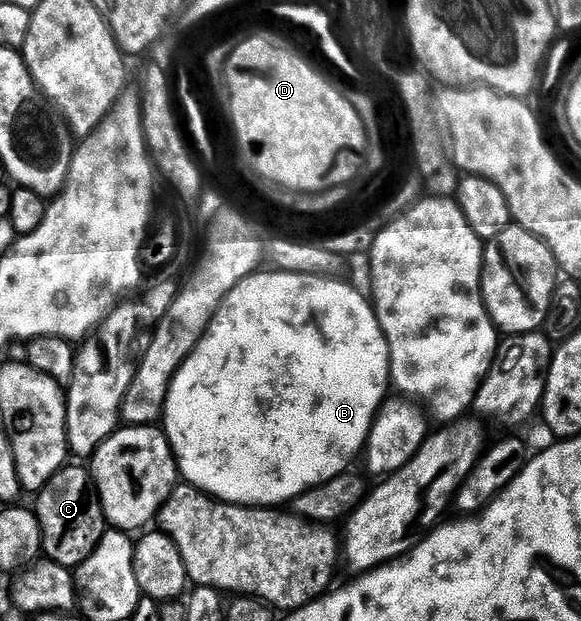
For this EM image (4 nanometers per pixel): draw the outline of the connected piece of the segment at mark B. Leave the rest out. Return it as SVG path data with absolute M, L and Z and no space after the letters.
M266 269L260 270L258 273L251 275L247 279L243 279L231 292L225 297L225 301L220 305L219 312L211 318L211 324L207 326L207 332L201 337L201 341L193 349L193 353L189 353L189 357L181 365L181 369L177 369L177 373L173 377L173 381L169 385L169 393L167 394L167 400L163 406L163 418L161 420L161 430L166 435L169 445L171 446L171 452L175 455L175 463L179 466L180 476L190 486L196 487L199 491L204 491L206 495L211 496L212 499L220 503L235 503L239 507L269 507L272 509L278 508L280 505L287 505L303 495L306 491L313 490L314 487L319 487L323 483L333 481L338 475L346 472L351 462L355 458L360 458L361 452L367 446L367 438L371 432L371 426L375 420L376 415L379 413L379 408L383 406L385 400L388 398L389 388L392 386L391 382L391 354L389 353L389 345L385 341L385 333L381 329L379 324L379 318L375 315L375 309L372 300L368 298L366 294L363 295L355 287L350 287L349 284L343 283L342 278L328 279L324 276L309 276L298 275L293 272L283 271L278 269Z

